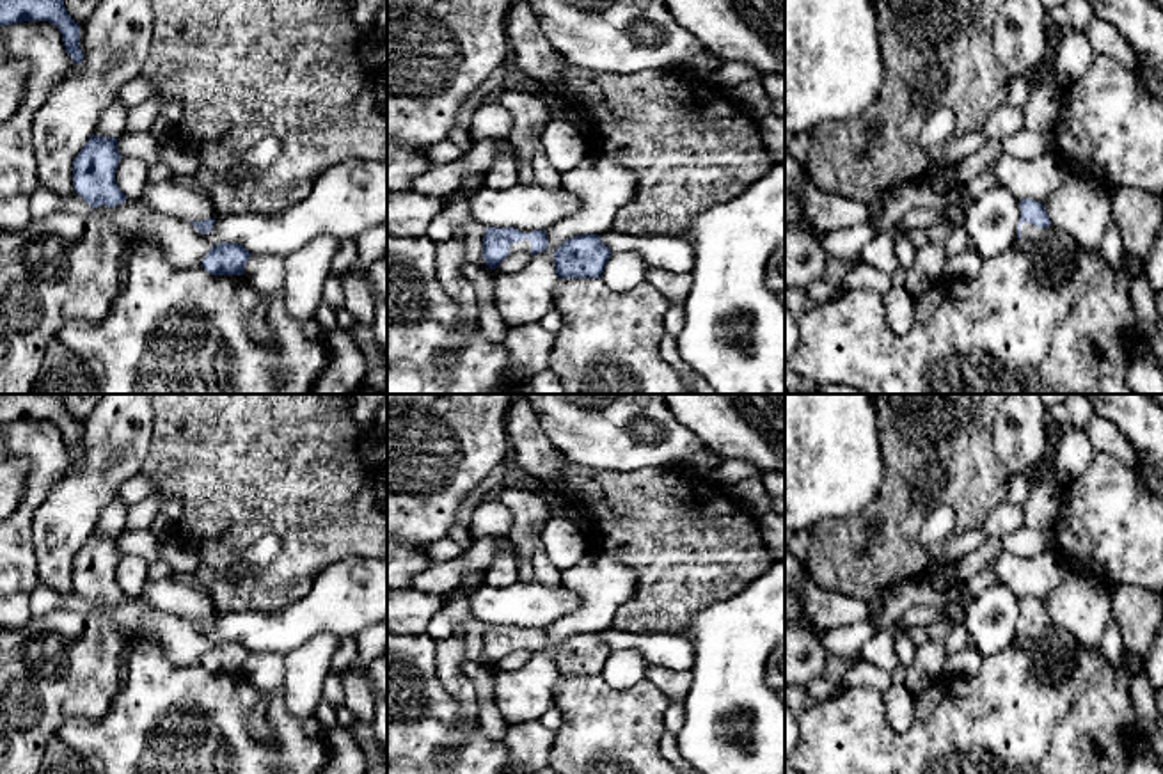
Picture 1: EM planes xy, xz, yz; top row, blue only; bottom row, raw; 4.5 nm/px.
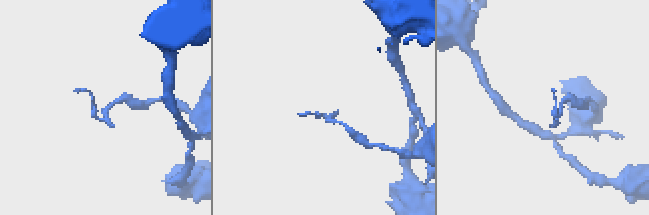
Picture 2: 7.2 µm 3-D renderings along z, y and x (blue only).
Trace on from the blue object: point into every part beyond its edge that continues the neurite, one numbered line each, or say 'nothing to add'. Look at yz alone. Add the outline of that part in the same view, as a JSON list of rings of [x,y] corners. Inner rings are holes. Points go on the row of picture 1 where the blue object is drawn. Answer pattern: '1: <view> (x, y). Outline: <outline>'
1: yz (1043, 242). Outline: [[[1023,222],[1021,240],[1017,243],[1039,254],[1039,268],[1048,282],[1060,280],[1065,275],[1065,259],[1056,247],[1056,233],[1051,225],[1039,229],[1032,224]]]

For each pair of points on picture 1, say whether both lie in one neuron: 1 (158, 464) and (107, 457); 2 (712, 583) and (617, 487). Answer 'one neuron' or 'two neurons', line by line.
1: two neurons
2: one neuron

